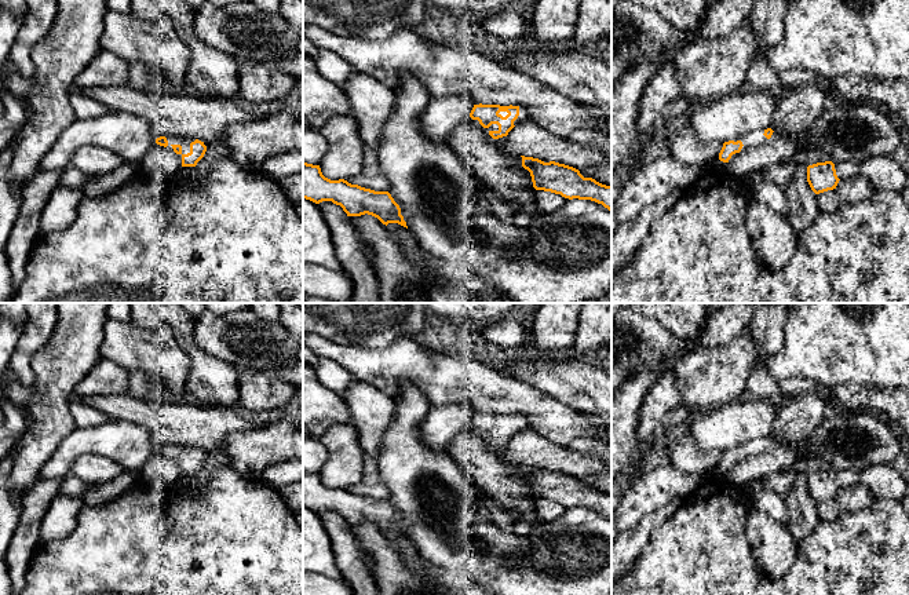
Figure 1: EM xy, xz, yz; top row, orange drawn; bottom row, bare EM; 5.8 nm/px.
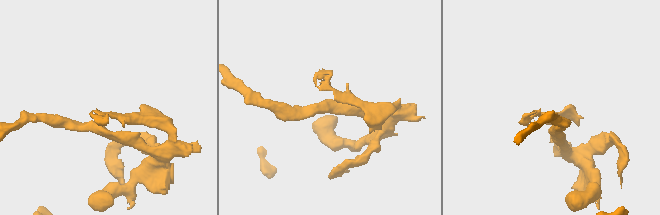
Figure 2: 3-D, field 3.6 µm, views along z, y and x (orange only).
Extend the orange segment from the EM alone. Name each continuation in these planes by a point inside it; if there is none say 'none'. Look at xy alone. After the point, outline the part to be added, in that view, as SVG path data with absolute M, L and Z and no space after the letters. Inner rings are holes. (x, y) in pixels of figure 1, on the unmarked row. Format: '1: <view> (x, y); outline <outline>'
1: xy (172, 448); outline M167 443L165 445L168 449L168 455L165 456L167 459L174 460L172 455L174 453L180 453L182 455L182 461L178 463L178 467L182 472L182 464L190 461L190 452L194 450L194 446L185 446L185 445L176 445L176 443Z

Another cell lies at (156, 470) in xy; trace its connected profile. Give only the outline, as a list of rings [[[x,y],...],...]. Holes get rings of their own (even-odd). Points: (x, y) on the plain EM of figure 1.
[[[156,452],[146,464],[140,481],[146,488],[165,493],[175,488],[180,477],[178,463]]]

